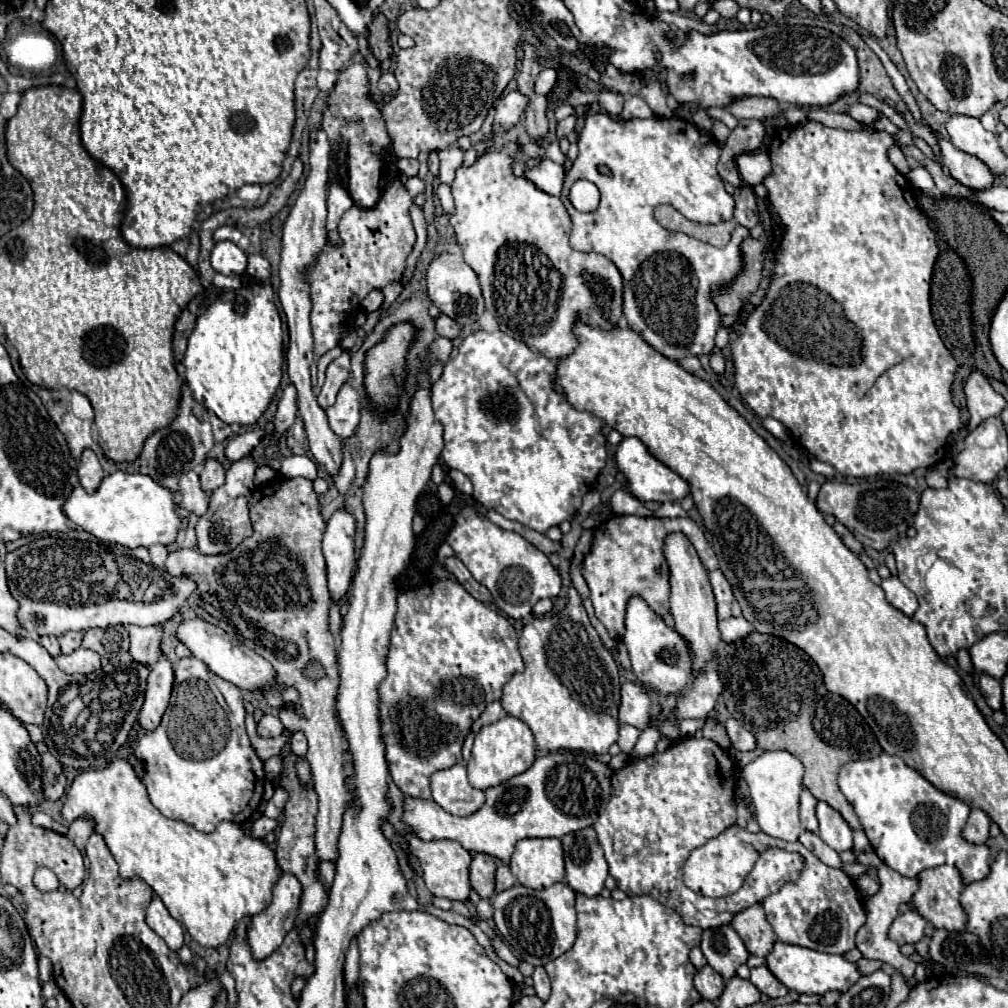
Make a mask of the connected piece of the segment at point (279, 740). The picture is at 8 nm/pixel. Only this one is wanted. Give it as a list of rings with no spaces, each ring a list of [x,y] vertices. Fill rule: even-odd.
[[[247,715],[247,733],[249,733],[249,737],[251,737],[251,743],[253,743],[253,747],[255,747],[255,751],[257,751],[257,755],[265,761],[265,759],[269,759],[269,757],[273,757],[273,755],[279,755],[281,753],[281,749],[291,741],[291,735],[293,733],[289,733],[289,731],[283,731],[279,737],[275,737],[275,739],[265,739],[265,737],[261,737],[259,733],[257,733],[257,723],[253,721],[253,715]]]

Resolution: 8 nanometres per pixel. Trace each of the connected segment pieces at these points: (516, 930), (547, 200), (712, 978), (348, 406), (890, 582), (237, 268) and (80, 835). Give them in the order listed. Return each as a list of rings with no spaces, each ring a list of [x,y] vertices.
[[[517,883],[507,891],[495,893],[491,905],[495,909],[493,919],[497,933],[521,961],[545,965],[557,959],[557,955],[563,955],[575,943],[575,891],[567,883],[557,883],[543,891],[535,891]]]
[[[507,143],[503,145],[499,151],[485,151],[483,155],[477,157],[477,161],[469,167],[459,167],[457,169],[457,175],[451,183],[453,187],[453,197],[455,197],[455,211],[451,215],[451,227],[455,229],[455,239],[457,243],[461,243],[461,249],[463,249],[463,257],[465,257],[465,263],[477,273],[479,281],[481,281],[481,287],[483,287],[483,297],[485,297],[485,305],[487,305],[487,311],[491,311],[491,315],[495,317],[495,321],[499,323],[501,331],[507,333],[507,335],[513,335],[513,339],[521,339],[527,347],[543,353],[545,357],[549,359],[561,359],[565,355],[569,355],[577,341],[573,337],[573,325],[575,325],[575,319],[577,315],[581,315],[581,319],[589,325],[601,325],[603,329],[613,329],[621,317],[623,317],[623,279],[621,279],[621,273],[617,271],[617,267],[605,259],[603,255],[597,255],[597,253],[577,253],[569,247],[569,231],[571,231],[571,219],[569,219],[569,213],[565,209],[565,205],[561,203],[559,197],[555,195],[549,195],[541,189],[537,189],[527,177],[517,177],[513,175],[513,163],[515,163],[515,155],[521,151],[521,145],[519,143]]]
[[[709,965],[697,969],[695,977],[693,977],[693,983],[695,983],[695,989],[701,993],[703,999],[709,999],[709,1001],[717,1001],[725,983],[721,979],[721,975],[717,975]]]
[[[345,383],[337,395],[335,405],[325,409],[329,427],[341,439],[347,439],[355,433],[361,417],[359,413],[361,413],[361,397],[351,383]]]
[[[889,577],[889,579],[883,579],[881,583],[885,595],[887,595],[887,601],[897,607],[899,611],[903,611],[907,617],[913,617],[913,613],[917,611],[919,603],[917,603],[917,597],[915,593],[911,593],[901,581],[899,577]]]
[[[219,241],[211,253],[211,265],[223,275],[243,275],[247,269],[247,257],[235,243]]]
[[[77,819],[69,825],[69,831],[67,831],[67,837],[75,843],[75,847],[83,853],[85,851],[85,843],[89,839],[89,835],[93,833],[93,823],[89,823],[87,819]]]

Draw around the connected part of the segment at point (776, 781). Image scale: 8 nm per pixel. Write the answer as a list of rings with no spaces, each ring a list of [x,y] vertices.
[[[765,751],[759,759],[751,761],[741,771],[743,781],[749,785],[751,799],[757,811],[757,823],[763,833],[783,839],[783,841],[797,841],[799,835],[805,831],[799,821],[799,793],[803,791],[803,765],[797,757],[787,751]]]

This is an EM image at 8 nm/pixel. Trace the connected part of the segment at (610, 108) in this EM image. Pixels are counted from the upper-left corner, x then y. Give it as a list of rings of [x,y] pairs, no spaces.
[[[601,91],[599,93],[599,105],[609,113],[609,115],[619,115],[623,109],[623,95],[615,91]]]

